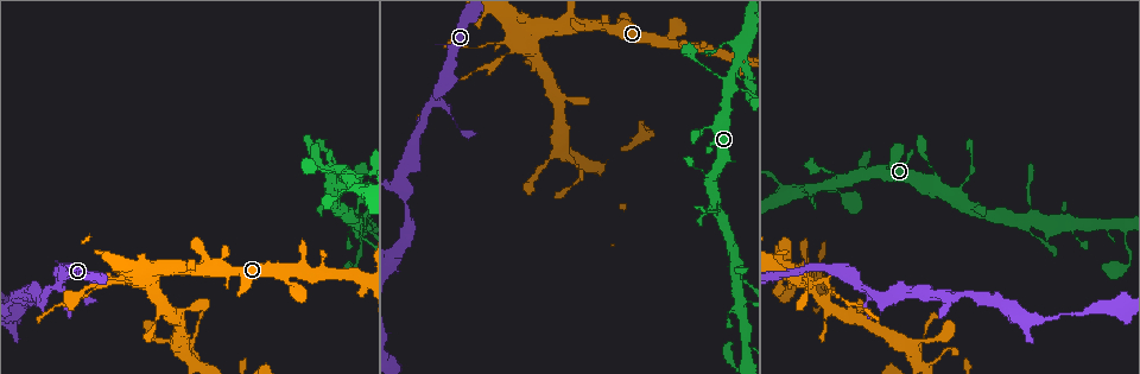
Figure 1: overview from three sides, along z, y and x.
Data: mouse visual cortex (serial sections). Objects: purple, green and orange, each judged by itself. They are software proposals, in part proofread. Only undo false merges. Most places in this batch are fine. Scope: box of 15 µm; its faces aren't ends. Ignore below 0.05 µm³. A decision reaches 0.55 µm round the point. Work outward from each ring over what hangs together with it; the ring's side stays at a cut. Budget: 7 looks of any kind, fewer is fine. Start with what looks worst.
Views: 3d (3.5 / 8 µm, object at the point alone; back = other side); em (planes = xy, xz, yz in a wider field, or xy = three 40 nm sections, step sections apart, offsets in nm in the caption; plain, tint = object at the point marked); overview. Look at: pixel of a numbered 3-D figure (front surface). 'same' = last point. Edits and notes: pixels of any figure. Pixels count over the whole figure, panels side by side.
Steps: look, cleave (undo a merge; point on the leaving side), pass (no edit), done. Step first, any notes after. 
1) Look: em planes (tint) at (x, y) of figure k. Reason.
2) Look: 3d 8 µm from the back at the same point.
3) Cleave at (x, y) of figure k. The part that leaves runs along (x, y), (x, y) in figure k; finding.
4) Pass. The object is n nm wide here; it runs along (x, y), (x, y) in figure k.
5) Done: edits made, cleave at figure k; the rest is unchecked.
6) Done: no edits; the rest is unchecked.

Look: 3d 3.5 µm at (453, 119) of figure 1. A narrow waist.

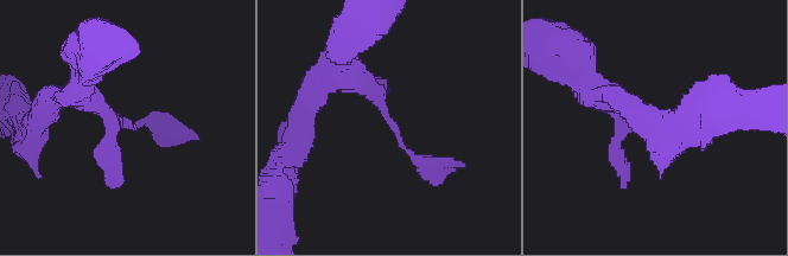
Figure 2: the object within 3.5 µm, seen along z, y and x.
Look: em xy step 2 (tint) at (388, 122) of figure 2. Shape alone is not enough.

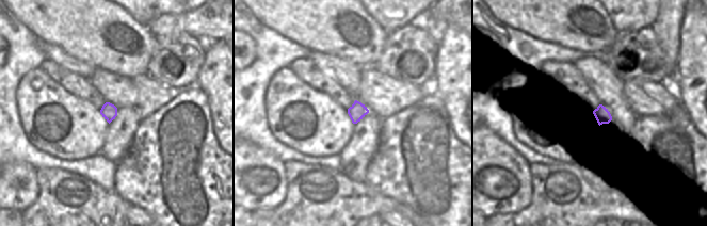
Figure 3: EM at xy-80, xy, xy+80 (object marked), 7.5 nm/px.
Pass. It runs along (343, 64), (405, 149), (442, 167) in figure 2; continuous, no second cell.

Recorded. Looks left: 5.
Look: 3d 8 µm at (127, 284) of figure 1. A narrow waist.

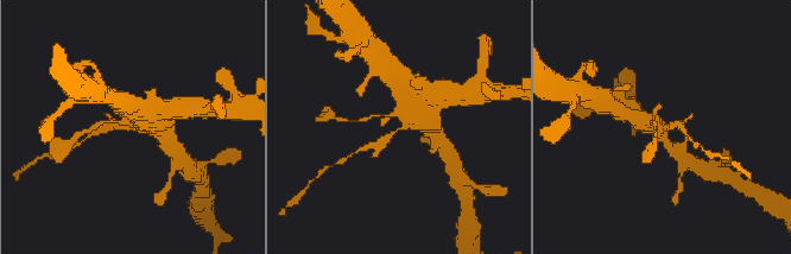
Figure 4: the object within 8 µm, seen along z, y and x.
Look: em xy step 1 (tint) at (667, 128) of figure 4. The arms are 300, 600 nm wide.

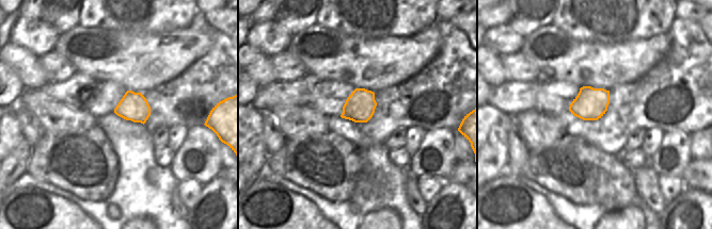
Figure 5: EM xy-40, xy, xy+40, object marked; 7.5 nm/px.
Cleave at (383, 143) of figure 4. The part that leaves runs along (398, 129), (379, 145), (356, 152) in figure 4; two cells meet here.

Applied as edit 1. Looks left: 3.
Look: overview.

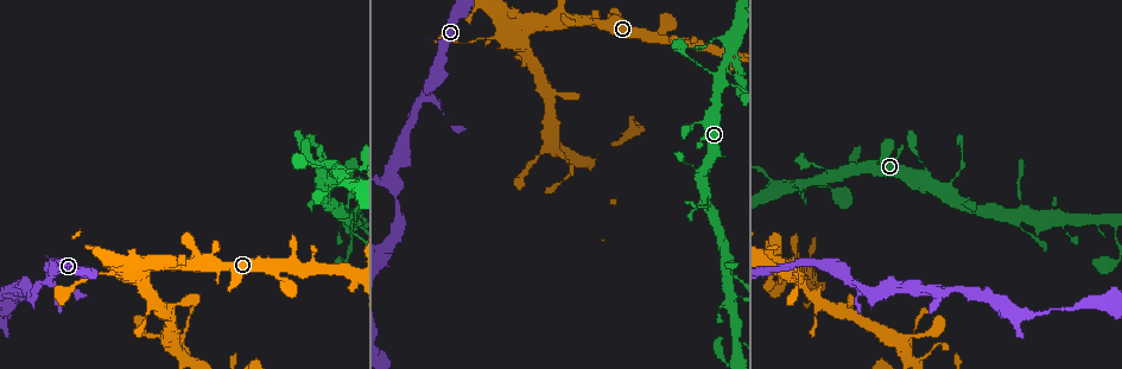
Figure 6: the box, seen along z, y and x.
Look: 3d 3.5 µm at (722, 262) of figure 6. Abrupt turn.

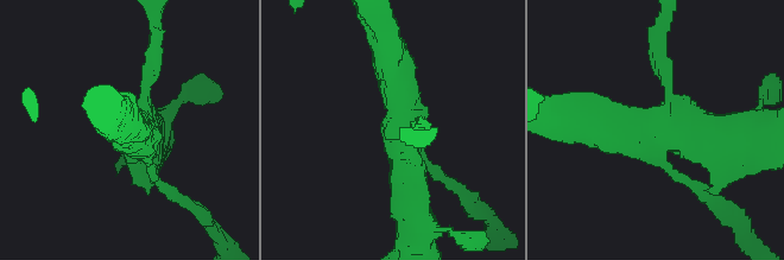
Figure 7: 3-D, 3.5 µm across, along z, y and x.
Look: em xy step 5 (tint) at (662, 136) of figure 7. 4 arms meet here; the arms are 150, 150, 500, 500 nm wide.

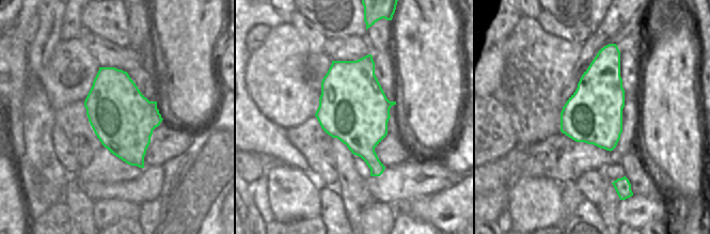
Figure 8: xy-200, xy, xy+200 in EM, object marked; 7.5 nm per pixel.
Pass. It runs along (389, 56), (404, 105), (411, 210) in figure 7; one cell here.

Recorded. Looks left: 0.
Done: edits made, cleave at figure 4; the rest is unchecked.

